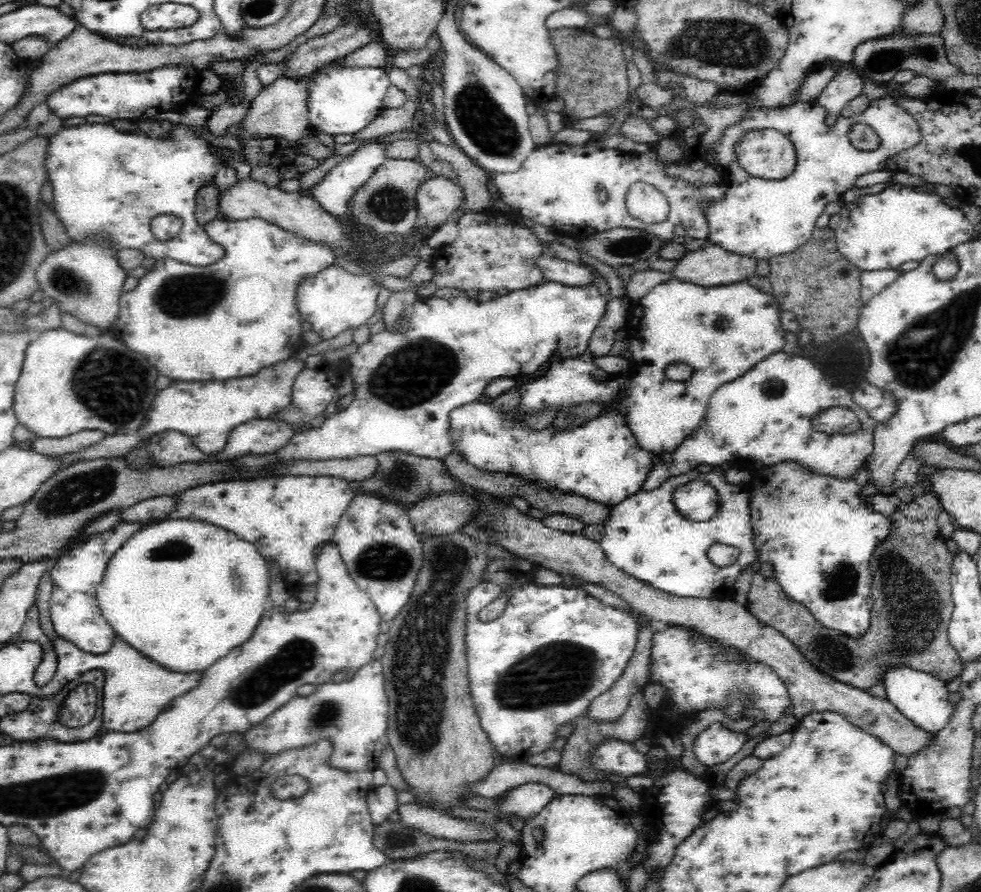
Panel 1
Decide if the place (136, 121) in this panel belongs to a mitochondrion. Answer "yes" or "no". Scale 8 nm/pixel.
no

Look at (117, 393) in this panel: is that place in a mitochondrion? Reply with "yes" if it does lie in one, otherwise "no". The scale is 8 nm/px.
yes

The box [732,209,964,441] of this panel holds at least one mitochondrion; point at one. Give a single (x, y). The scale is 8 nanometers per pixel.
(813, 296)

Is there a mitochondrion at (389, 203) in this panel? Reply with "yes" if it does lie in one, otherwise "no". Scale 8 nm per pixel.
yes

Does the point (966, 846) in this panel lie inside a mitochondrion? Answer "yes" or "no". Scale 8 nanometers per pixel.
no

